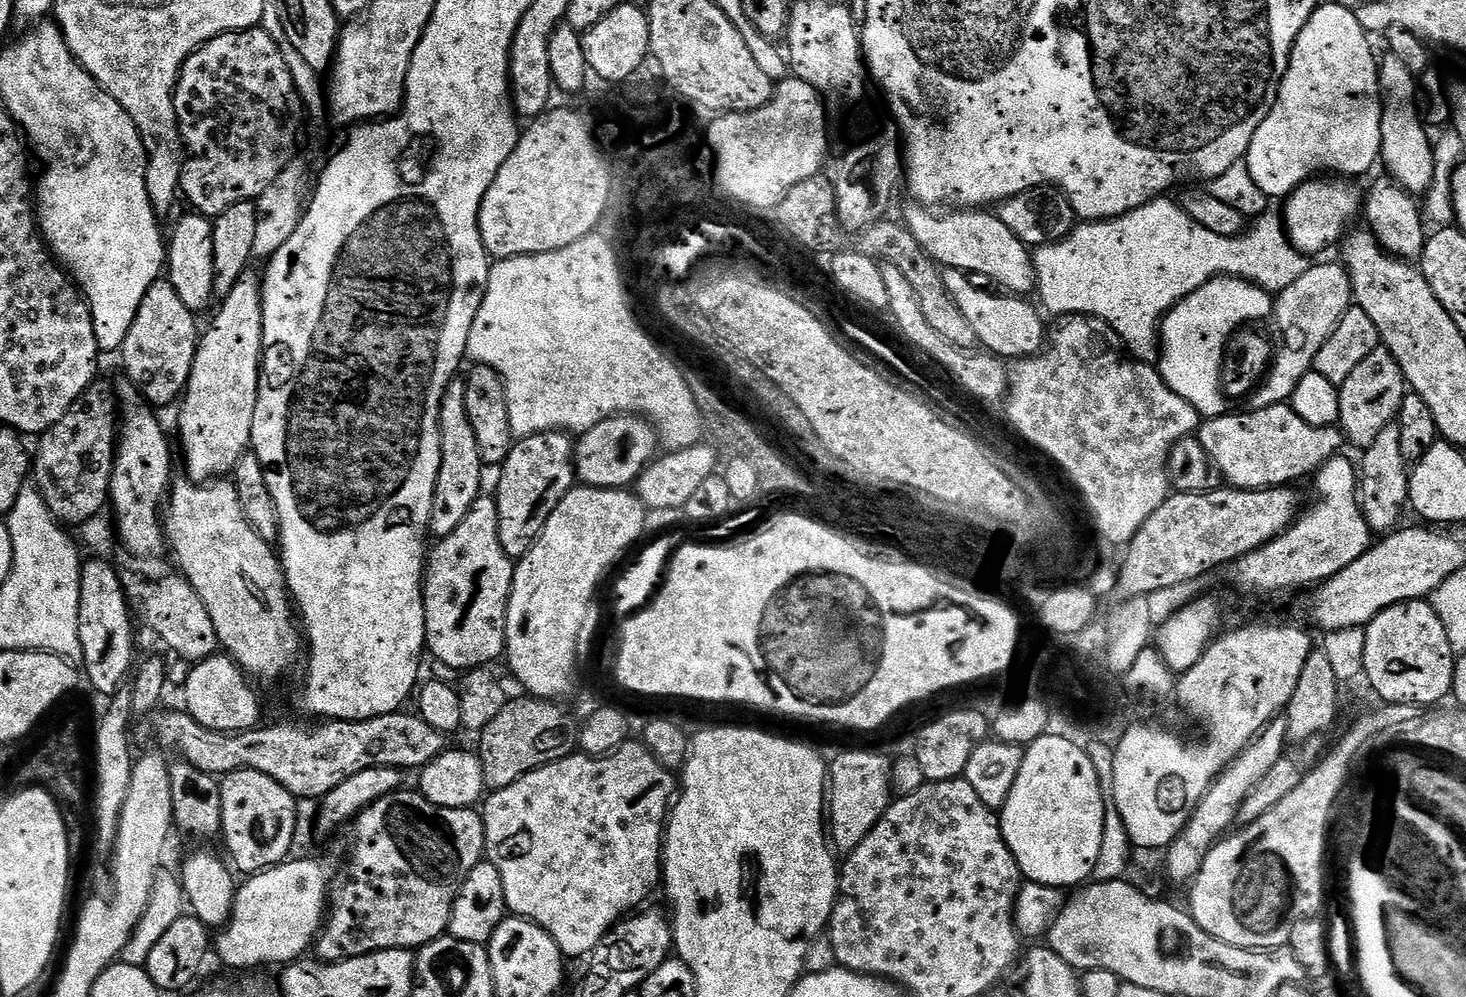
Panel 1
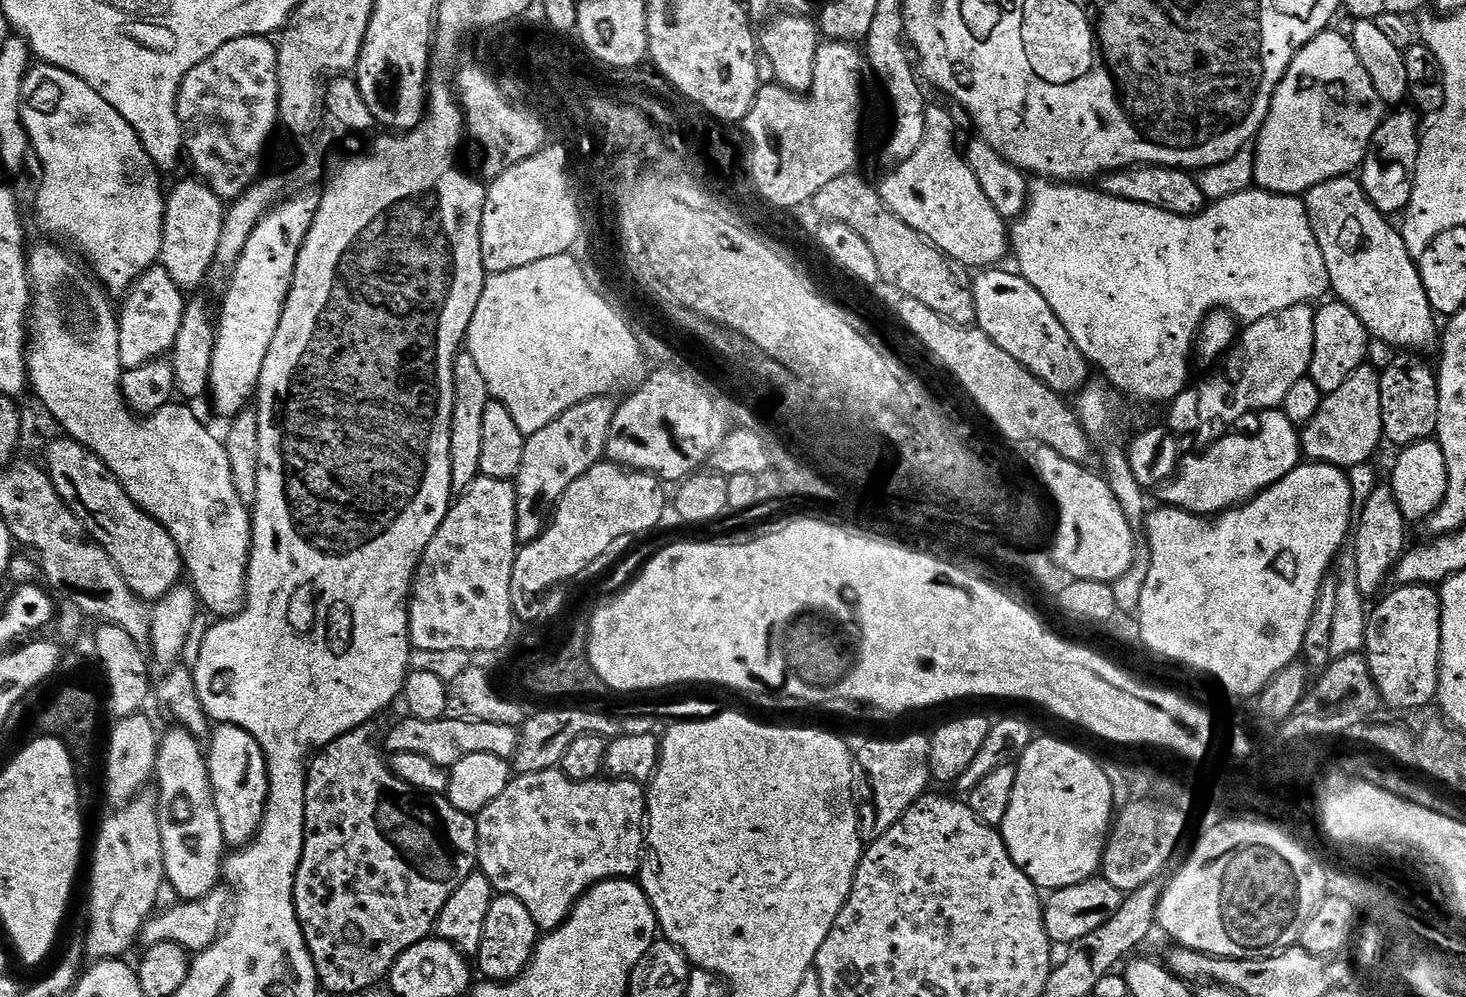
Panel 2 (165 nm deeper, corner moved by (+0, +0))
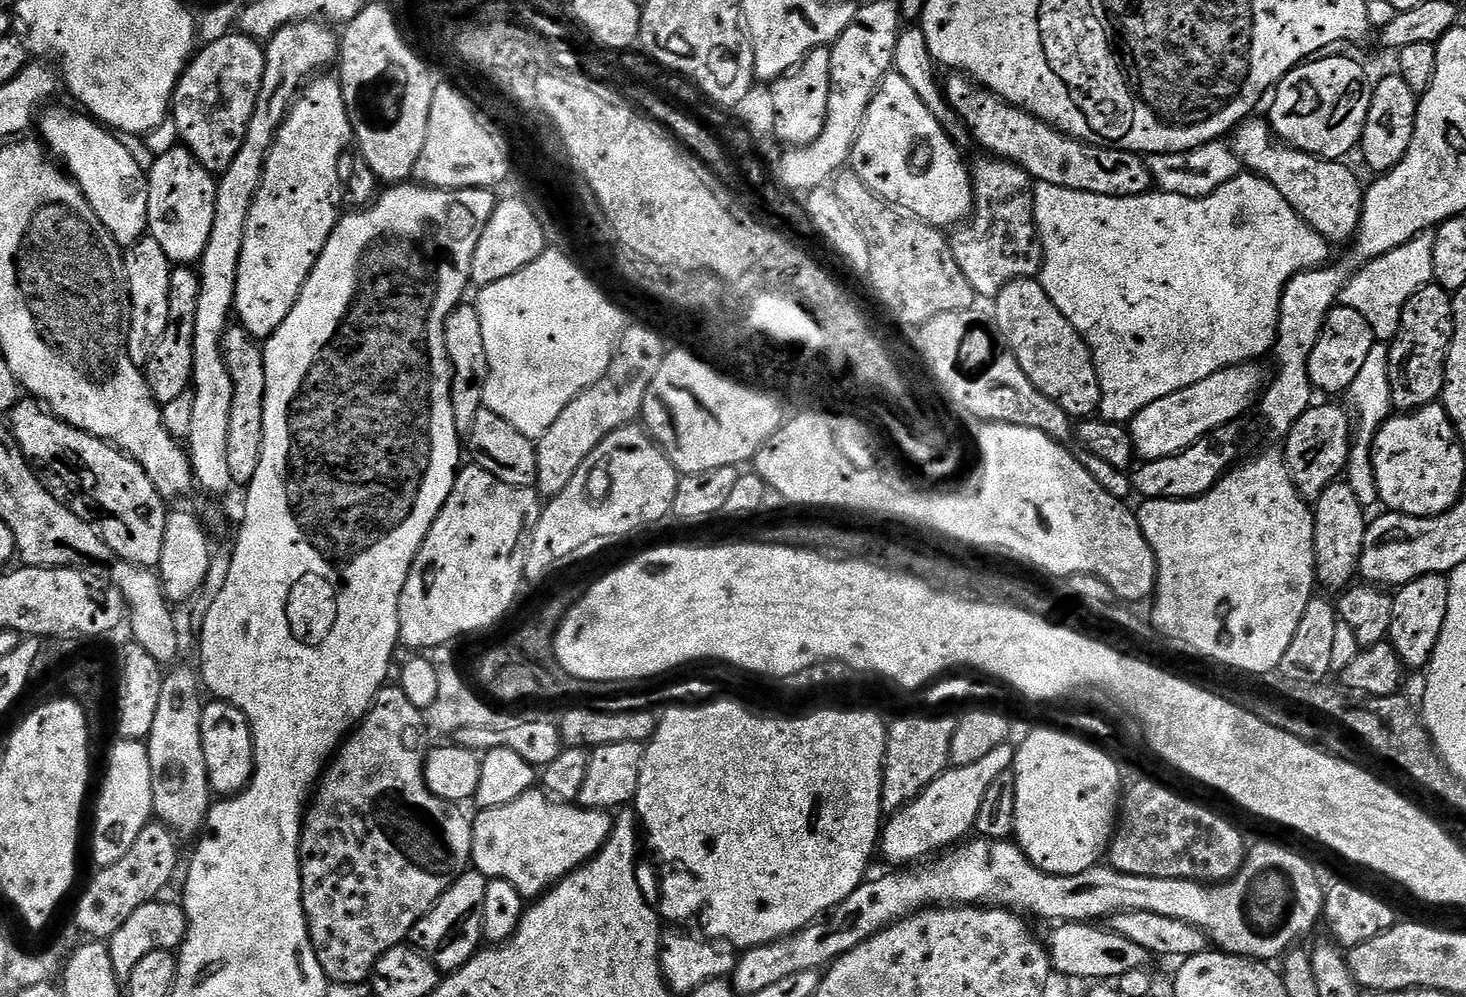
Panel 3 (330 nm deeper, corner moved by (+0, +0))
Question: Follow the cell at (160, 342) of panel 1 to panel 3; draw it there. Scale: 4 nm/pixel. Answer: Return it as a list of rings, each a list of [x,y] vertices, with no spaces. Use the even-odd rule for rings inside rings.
[[[150,234],[131,245],[124,253],[124,265],[130,286],[130,334],[128,335],[128,353],[135,364],[147,365],[150,354],[154,354],[162,334],[166,334],[170,322],[170,278],[174,267],[168,259],[166,250]]]

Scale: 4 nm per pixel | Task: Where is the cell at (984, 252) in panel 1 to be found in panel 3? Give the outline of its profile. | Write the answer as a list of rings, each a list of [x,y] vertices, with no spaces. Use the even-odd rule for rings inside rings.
[[[895,70],[888,73],[876,87],[874,98],[866,110],[866,118],[860,127],[858,138],[852,147],[851,171],[866,182],[874,194],[878,194],[887,204],[895,204],[904,212],[925,220],[941,230],[952,230],[964,223],[972,215],[972,173],[969,165],[964,165],[960,157],[961,149],[946,134],[946,130],[926,110],[926,102],[918,98],[910,82]]]

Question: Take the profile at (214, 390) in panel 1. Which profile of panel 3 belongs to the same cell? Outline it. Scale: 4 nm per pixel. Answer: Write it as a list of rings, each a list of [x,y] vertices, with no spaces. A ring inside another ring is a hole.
[[[328,74],[321,75],[319,78],[313,79],[311,83],[303,89],[302,95],[293,103],[287,118],[284,119],[284,125],[276,132],[276,141],[268,155],[268,161],[264,167],[262,174],[262,182],[259,190],[256,191],[254,202],[250,206],[250,218],[246,222],[246,234],[242,242],[242,258],[238,262],[238,282],[236,283],[236,302],[234,305],[234,316],[239,327],[248,331],[248,335],[257,341],[267,341],[269,336],[274,335],[278,330],[278,326],[282,326],[282,322],[286,322],[286,318],[292,312],[292,307],[298,302],[302,286],[310,278],[310,270],[314,270],[314,266],[318,262],[318,258],[322,254],[322,250],[326,246],[326,242],[330,238],[330,234],[334,230],[334,226],[342,215],[342,172],[340,176],[340,159],[344,156],[344,151],[351,145],[354,140],[354,129],[352,119],[348,116],[348,107],[344,101],[344,94],[340,89],[339,79],[328,77]]]

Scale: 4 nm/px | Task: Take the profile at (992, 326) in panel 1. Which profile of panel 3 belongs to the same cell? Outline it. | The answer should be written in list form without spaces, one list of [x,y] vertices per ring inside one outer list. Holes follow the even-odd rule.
[[[1039,279],[1010,282],[994,298],[994,319],[1006,338],[1008,349],[1018,358],[1026,378],[1043,396],[1050,398],[1073,418],[1092,418],[1100,410],[1100,383],[1092,351],[1078,330],[1054,306]]]

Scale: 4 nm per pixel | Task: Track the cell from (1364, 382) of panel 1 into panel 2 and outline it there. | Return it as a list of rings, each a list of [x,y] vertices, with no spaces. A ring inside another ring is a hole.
[[[1366,362],[1341,388],[1327,393],[1311,413],[1308,429],[1300,432],[1300,446],[1309,461],[1329,464],[1335,468],[1353,470],[1364,464],[1385,443],[1382,430],[1382,386],[1380,372]]]

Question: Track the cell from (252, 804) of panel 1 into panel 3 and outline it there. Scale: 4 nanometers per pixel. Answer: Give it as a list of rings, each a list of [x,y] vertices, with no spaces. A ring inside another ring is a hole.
[[[217,699],[205,703],[202,710],[202,750],[206,754],[208,781],[217,797],[231,798],[247,788],[252,780],[252,771],[256,769],[256,751],[250,722],[238,706]]]

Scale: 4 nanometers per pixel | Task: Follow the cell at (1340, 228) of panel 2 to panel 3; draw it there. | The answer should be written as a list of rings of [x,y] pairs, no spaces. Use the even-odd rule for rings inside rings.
[[[1249,118],[1235,129],[1234,135],[1231,137],[1230,143],[1234,151],[1238,154],[1241,165],[1249,173],[1257,176],[1263,176],[1270,182],[1270,186],[1274,186],[1274,190],[1278,190],[1278,194],[1282,194],[1282,198],[1286,198],[1286,202],[1290,202],[1290,206],[1297,212],[1303,220],[1318,234],[1322,234],[1325,240],[1333,245],[1351,241],[1355,237],[1357,227],[1360,223],[1360,215],[1362,214],[1362,206],[1364,205],[1365,189],[1360,188],[1360,184],[1356,181],[1356,176],[1347,168],[1347,163],[1339,160],[1323,160],[1321,156],[1311,156],[1309,152],[1303,152],[1297,148],[1289,148],[1283,142],[1274,141],[1274,133],[1267,119]]]

